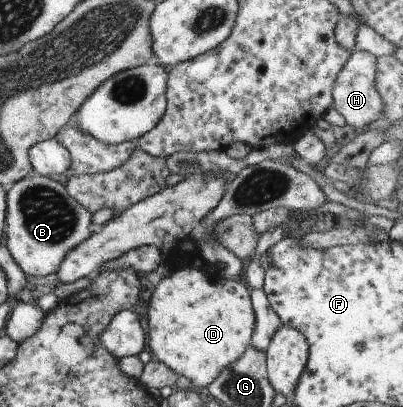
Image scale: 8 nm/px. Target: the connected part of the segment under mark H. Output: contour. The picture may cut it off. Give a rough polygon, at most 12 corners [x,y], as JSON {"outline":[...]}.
{"outline":[[352,50],[332,108],[354,128],[383,123],[376,57]]}

